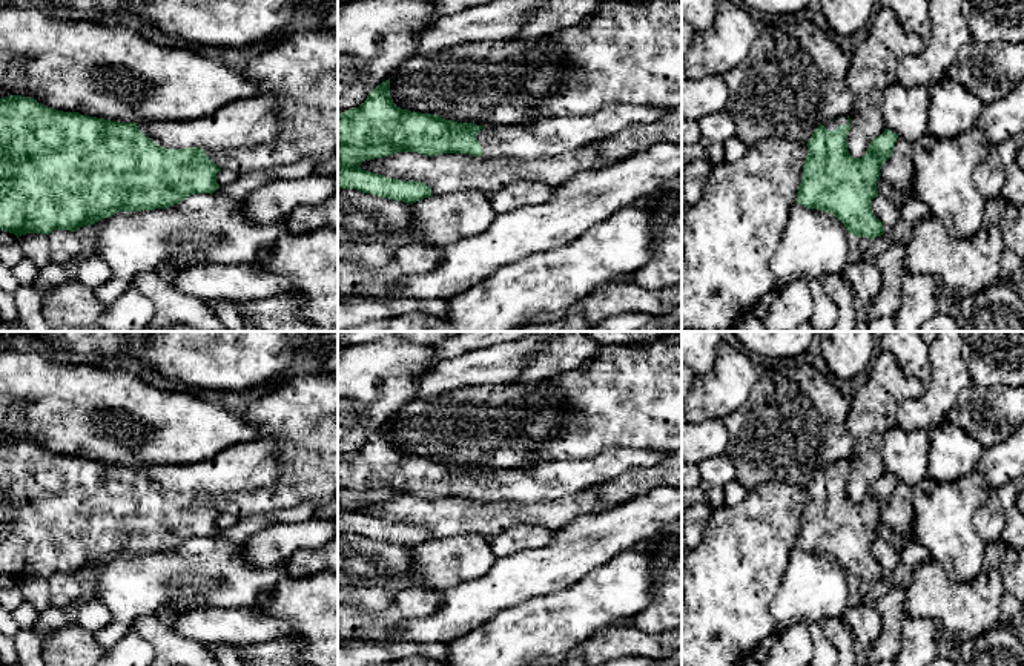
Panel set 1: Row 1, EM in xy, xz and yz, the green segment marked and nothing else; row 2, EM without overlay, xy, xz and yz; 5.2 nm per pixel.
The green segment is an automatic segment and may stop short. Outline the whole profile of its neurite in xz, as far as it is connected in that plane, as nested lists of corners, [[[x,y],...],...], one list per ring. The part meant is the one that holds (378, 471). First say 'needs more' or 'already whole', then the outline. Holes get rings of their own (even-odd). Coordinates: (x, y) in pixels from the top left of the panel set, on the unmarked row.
needs more | [[[388,422],[359,451],[338,457],[338,532],[413,548],[433,539],[427,526],[385,522],[361,513],[361,506],[398,496],[520,503],[559,500],[614,480],[633,468],[654,467],[666,456],[651,450],[608,450],[594,457],[484,471],[398,451]]]

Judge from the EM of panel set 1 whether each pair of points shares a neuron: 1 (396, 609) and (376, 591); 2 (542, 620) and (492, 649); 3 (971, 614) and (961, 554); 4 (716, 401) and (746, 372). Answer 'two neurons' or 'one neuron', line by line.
1: two neurons
2: one neuron
3: two neurons
4: one neuron

